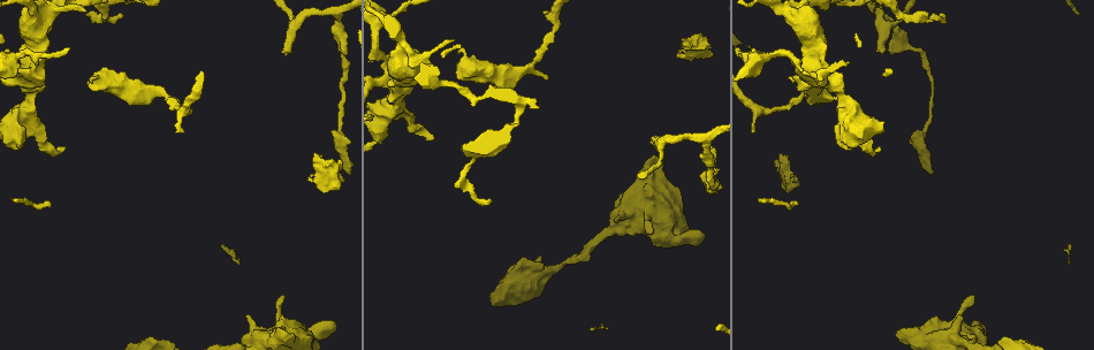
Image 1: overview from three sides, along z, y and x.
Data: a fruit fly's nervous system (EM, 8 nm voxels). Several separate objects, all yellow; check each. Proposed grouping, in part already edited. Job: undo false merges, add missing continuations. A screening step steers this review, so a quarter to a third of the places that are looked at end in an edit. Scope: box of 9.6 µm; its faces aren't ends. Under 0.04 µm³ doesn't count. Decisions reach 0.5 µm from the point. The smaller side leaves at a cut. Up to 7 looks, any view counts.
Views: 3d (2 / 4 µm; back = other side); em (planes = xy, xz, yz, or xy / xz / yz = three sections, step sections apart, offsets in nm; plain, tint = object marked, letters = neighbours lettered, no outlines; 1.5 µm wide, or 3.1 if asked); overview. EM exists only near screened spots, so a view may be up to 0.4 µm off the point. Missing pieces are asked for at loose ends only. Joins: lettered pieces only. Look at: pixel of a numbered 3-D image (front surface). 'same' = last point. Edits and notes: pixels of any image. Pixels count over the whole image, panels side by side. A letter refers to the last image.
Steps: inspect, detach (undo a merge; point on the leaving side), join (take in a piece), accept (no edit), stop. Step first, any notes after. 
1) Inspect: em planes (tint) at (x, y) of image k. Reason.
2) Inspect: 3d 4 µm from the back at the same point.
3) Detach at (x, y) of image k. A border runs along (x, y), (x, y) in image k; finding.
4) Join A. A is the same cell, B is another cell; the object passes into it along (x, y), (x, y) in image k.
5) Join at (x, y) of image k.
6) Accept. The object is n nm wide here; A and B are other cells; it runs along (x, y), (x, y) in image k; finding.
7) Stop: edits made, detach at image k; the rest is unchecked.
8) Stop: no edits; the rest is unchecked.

Inspect: em xz step 8 (tint) at (753, 132) of image 1.

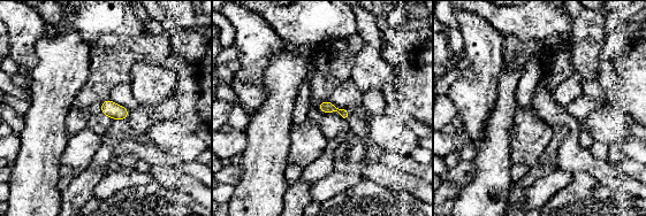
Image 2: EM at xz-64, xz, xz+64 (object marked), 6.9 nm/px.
Inspect: em xy step 8 (letters) at the same point.

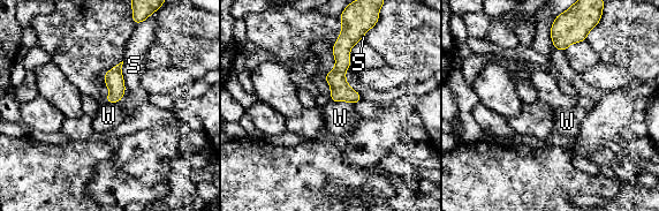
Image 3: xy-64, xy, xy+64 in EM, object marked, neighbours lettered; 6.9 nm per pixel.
Accept. S and W are other cells; a border runs along (332, 100), (350, 102), (353, 104) in image 3; no lettered piece goes on from it.

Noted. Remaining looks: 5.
Inspect: 3d 2 µm from the back at (898, 333) of image 1. Free end.

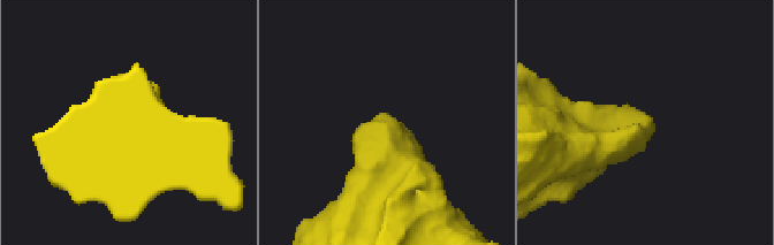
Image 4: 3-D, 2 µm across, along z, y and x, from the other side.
Inspect: em yz step 8 (tint) at (387, 116) of image 4. Shape alone is not enough.

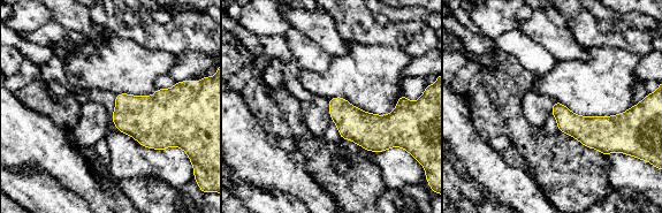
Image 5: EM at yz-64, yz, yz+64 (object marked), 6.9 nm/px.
Inspect: em planes (letters) at the same point. Cut it another way.

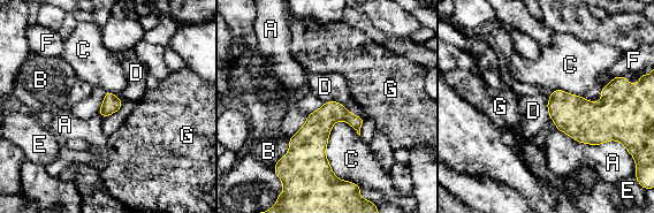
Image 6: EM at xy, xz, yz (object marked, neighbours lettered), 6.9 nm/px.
Accept. A, B, C, D, E, F and G are other cells; a border runs along (325, 101), (333, 100), (343, 105) in image 6; no lettered piece goes on from it.

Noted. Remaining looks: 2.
Inspect: em xy step 4 (letters) at (879, 147) of image 1. Tapers out.

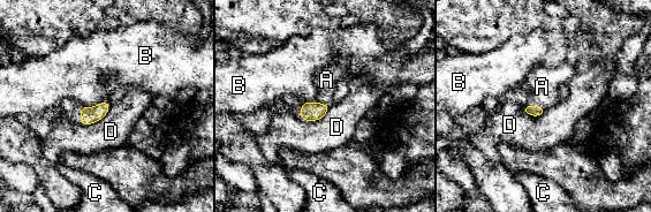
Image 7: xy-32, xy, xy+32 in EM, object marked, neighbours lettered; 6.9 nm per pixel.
Inspect: em planes (letters) at the same point. Cut it another way.

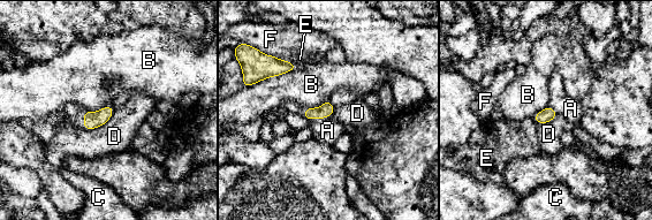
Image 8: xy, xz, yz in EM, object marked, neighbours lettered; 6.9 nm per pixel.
Join A. The longest contact is with B, 340 nm; A is the same cell, B, C, D, E and F are other cells; the object passes into it along (326, 110), (319, 118), (327, 130) in image 8; it goes on there.

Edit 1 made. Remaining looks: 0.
Stop: edits made, join at image 8; the rest is unchecked.

